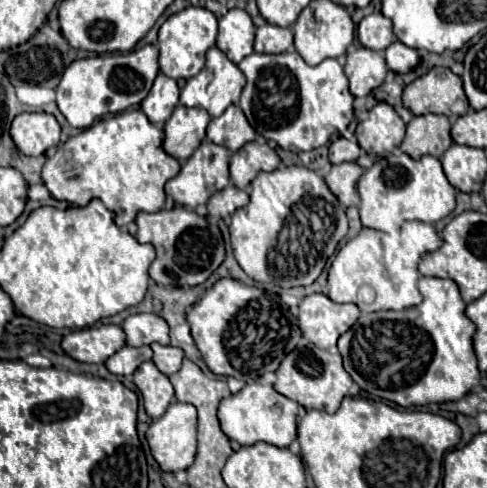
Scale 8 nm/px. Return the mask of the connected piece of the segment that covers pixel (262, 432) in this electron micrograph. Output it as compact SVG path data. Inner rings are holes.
M259 381L222 399L222 403L218 405L218 419L224 435L232 441L238 441L240 445L254 445L258 441L264 441L274 447L288 447L296 439L296 415L296 401L284 397L272 385L262 385Z

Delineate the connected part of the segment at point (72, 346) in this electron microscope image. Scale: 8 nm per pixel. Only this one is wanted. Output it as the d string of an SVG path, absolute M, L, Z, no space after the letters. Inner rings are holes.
M96 325L70 331L62 339L62 349L68 357L84 363L104 363L110 355L122 349L126 335L118 325Z

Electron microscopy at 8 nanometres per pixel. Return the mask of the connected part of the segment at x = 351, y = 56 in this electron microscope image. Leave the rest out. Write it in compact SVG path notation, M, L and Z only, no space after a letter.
M358 47L348 53L344 73L350 81L350 93L354 97L366 97L368 93L372 93L372 89L382 85L388 73L384 53Z

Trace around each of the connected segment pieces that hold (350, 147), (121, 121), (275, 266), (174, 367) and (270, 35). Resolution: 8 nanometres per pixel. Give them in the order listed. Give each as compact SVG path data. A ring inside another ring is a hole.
M338 137L330 145L330 161L332 163L344 163L344 161L356 161L360 157L360 147L354 141L348 141L344 137Z
M130 109L118 115L104 117L92 127L84 129L82 133L70 137L64 143L64 147L60 147L58 153L46 161L42 169L42 181L52 193L52 197L56 197L58 201L68 201L70 205L86 205L94 197L102 199L102 203L110 211L114 211L116 225L124 229L130 221L136 219L140 211L154 213L164 207L164 201L166 201L164 185L180 171L180 163L174 157L164 153L162 139L164 139L164 131L152 125L140 109Z
M300 165L280 167L270 173L262 171L252 181L250 203L244 209L234 211L230 223L230 243L242 271L254 281L268 281L280 287L312 285L324 271L326 261L334 255L338 243L346 237L346 233L346 209L338 203L338 199L332 195L332 191L318 173Z
M152 343L150 347L154 351L152 361L164 375L172 375L182 367L182 359L184 359L184 351L182 349L172 347L172 345L164 347L164 345L158 345L158 343Z
M266 23L256 29L254 51L258 51L258 53L284 53L284 51L292 49L292 41L294 41L292 29Z

